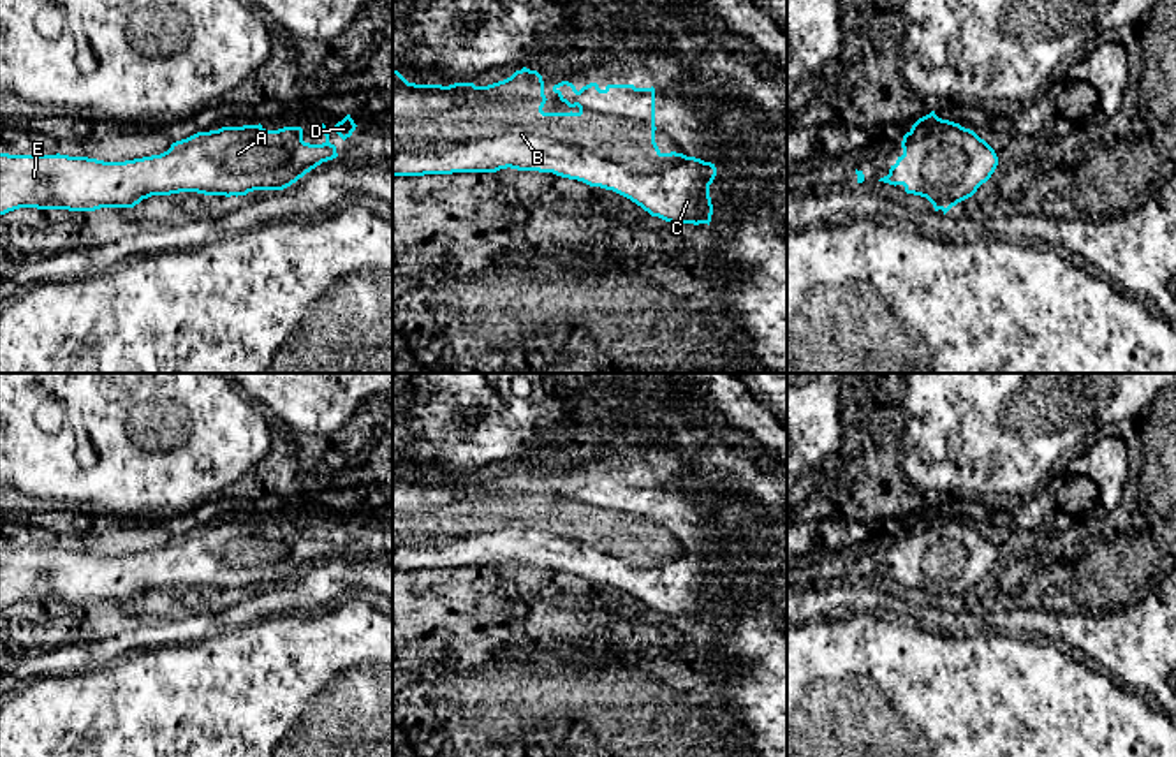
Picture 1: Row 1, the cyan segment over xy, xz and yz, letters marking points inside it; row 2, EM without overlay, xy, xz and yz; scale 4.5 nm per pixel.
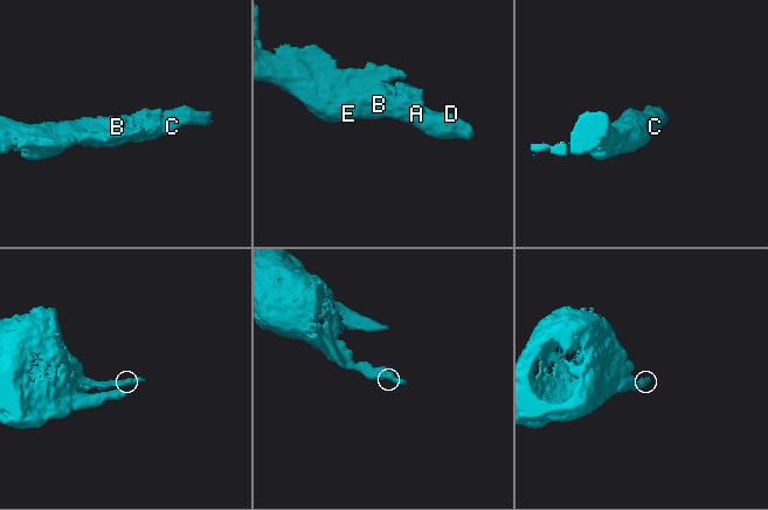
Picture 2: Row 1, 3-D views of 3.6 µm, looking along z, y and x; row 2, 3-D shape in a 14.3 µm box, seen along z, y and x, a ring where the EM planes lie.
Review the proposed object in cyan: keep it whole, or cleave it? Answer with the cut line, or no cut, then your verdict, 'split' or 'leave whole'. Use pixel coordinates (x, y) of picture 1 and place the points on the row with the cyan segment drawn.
no cut; leave whole

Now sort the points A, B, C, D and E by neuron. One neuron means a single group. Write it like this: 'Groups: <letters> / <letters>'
Groups: A B C D E

